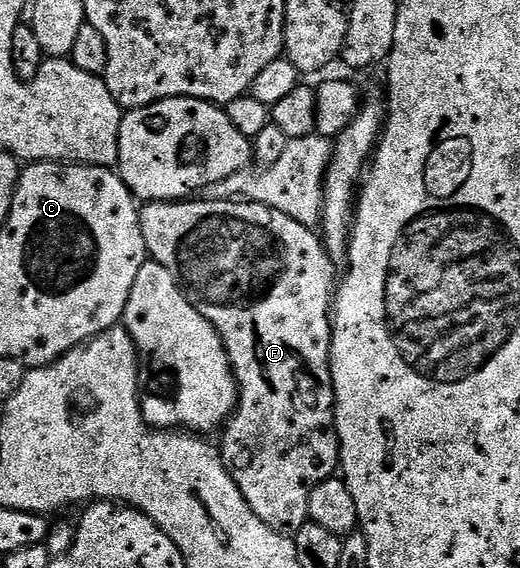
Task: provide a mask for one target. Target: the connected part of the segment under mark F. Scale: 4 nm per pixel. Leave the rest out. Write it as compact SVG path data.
M184 199L182 201L148 201L139 210L139 222L141 223L141 235L145 235L145 247L147 248L147 256L150 260L155 261L161 267L165 267L165 271L169 271L175 280L179 282L179 287L183 294L187 296L187 301L193 306L198 313L205 315L205 319L209 319L209 323L217 331L217 335L221 335L223 346L227 352L227 357L231 361L231 371L235 375L235 383L237 386L237 404L235 412L227 418L223 433L223 445L221 444L221 456L225 467L229 471L229 475L233 479L233 483L237 483L237 487L241 491L241 495L245 495L245 503L249 503L249 507L253 511L253 515L257 515L257 519L261 519L261 523L265 523L269 527L273 527L273 531L294 534L295 530L301 528L307 520L307 512L309 511L309 495L313 491L313 487L317 487L317 483L321 483L325 479L336 476L339 464L339 436L335 430L335 384L331 378L331 331L333 328L333 317L329 312L329 304L331 297L327 295L327 265L329 266L329 258L327 249L323 246L323 240L320 234L316 232L310 225L302 225L295 219L283 215L281 212L271 207L263 206L259 202L246 201L242 199L221 201L221 202L203 202L198 199Z

